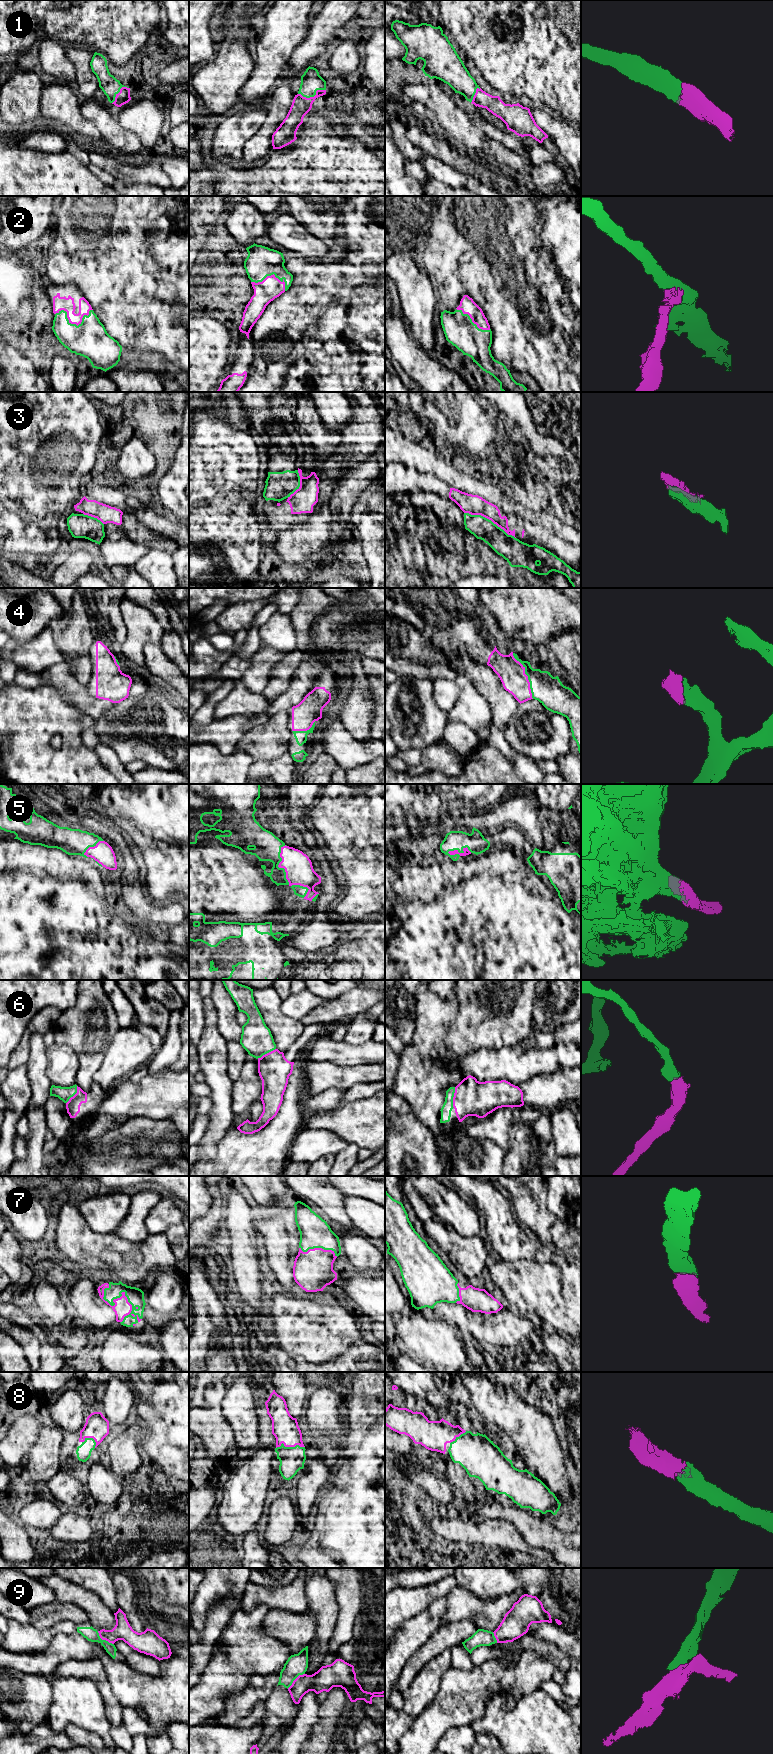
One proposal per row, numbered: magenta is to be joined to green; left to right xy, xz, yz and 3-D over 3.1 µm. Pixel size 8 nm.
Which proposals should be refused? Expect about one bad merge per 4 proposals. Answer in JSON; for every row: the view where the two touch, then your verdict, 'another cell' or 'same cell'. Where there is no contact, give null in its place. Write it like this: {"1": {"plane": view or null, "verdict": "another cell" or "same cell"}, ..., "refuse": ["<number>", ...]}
{"1": {"plane": "xz", "verdict": "same cell"}, "2": {"plane": "xy", "verdict": "same cell"}, "3": {"plane": "yz", "verdict": "another cell"}, "4": {"plane": "yz", "verdict": "same cell"}, "5": {"plane": "xz", "verdict": "same cell"}, "6": {"plane": "yz", "verdict": "same cell"}, "7": {"plane": "xy", "verdict": "same cell"}, "8": {"plane": "xz", "verdict": "same cell"}, "9": {"plane": "xy", "verdict": "another cell"}, "refuse": ["3", "9"]}

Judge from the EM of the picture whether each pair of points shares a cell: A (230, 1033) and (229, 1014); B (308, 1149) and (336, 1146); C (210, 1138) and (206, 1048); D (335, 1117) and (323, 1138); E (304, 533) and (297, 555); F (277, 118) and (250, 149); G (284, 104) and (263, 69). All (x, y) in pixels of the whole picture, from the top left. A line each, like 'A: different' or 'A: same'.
A: same
B: same
C: same
D: different
E: same
F: same
G: different

